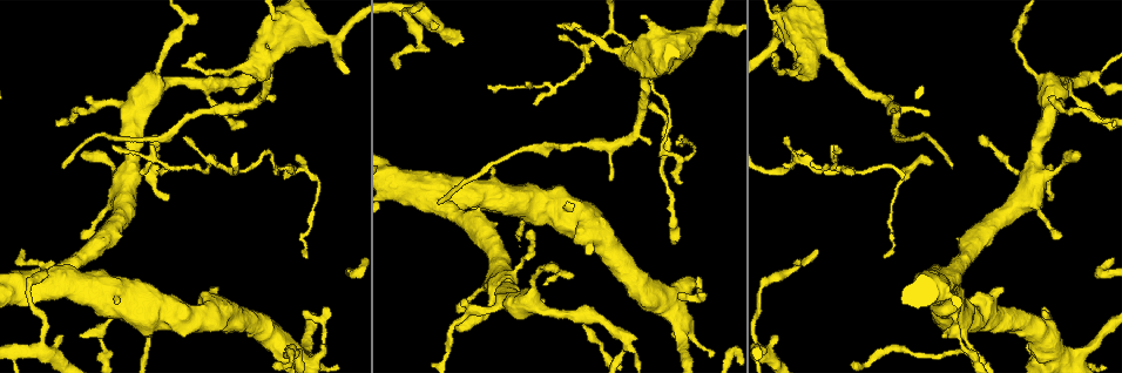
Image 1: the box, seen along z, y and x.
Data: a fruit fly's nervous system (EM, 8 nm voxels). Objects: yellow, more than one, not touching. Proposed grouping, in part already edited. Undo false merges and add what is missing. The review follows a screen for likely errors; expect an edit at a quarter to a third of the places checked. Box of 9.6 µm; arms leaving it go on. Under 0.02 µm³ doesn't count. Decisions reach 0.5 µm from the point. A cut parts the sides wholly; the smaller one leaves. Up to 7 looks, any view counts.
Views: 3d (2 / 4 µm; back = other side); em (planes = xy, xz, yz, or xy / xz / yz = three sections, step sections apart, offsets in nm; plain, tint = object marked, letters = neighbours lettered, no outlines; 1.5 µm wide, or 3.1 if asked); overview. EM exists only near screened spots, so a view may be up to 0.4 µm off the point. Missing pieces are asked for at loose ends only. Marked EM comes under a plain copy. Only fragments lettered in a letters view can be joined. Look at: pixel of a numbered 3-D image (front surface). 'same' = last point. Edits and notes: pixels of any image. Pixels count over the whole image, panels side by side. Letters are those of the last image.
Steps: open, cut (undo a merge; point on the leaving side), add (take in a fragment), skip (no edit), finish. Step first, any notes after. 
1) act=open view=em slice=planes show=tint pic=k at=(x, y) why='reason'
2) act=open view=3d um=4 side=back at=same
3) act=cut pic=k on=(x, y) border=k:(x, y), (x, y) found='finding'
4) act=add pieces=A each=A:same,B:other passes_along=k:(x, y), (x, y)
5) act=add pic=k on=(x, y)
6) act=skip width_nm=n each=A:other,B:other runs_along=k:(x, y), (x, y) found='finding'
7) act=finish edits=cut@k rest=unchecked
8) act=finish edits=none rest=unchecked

act=open view=3d um=2 pic=1 at=(187, 19)

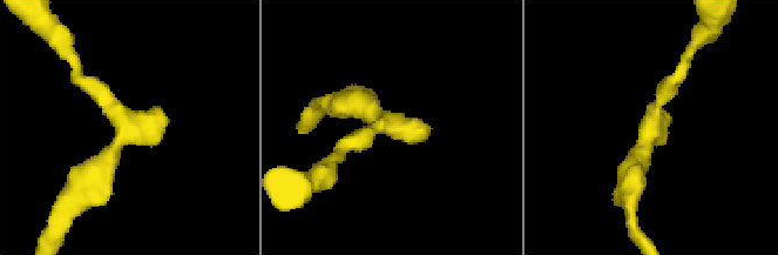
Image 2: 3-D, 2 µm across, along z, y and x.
act=open view=em slice=planes show=letters pic=2 at=(393, 125) why='need the tissue'

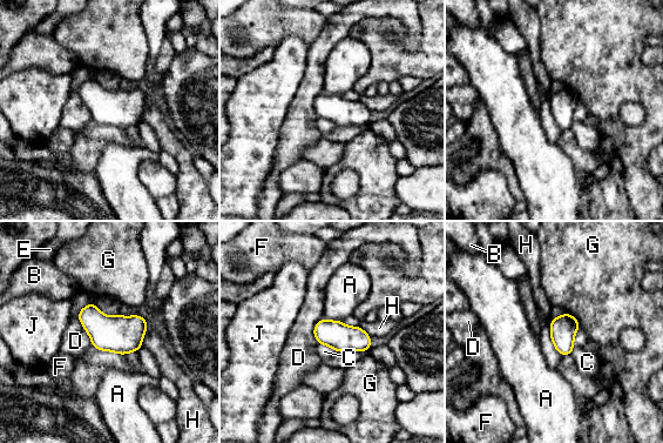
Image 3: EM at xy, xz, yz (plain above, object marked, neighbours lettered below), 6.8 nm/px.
act=skip each=A:other,B:other,C:other,D:other,E:other,F:other,G:other,H:other,J:other border=3:(318, 342), (330, 346), (337, 351) found='one neuron here'

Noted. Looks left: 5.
act=open view=em slice=planes show=letters pic=1 at=(306, 257) why='branch stops here'

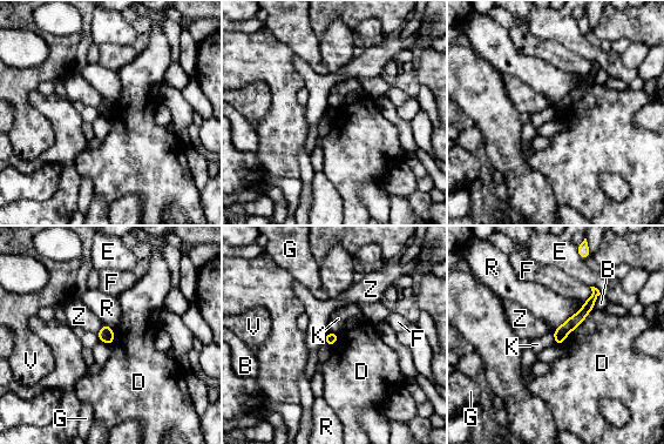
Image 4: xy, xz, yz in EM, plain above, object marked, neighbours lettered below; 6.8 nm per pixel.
act=skip longest_contact=D:340nm each=B:other,D:other,E:other,F:other,G:other,K:other,R:other,V:other,Z:other found='none of them fits'

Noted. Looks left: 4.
act=open view=3d um=4 pic=1 at=(64, 167) why='end of a long branch'

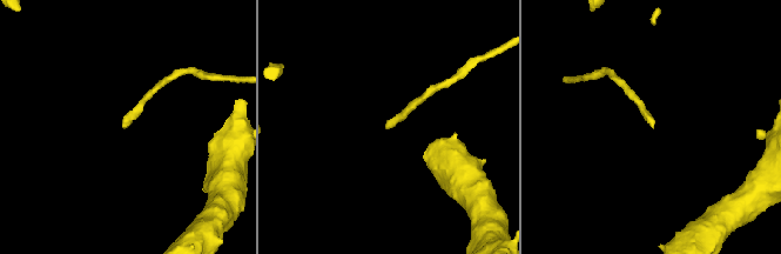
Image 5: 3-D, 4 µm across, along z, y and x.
act=open view=em slice=planes show=letters pic=5 at=(123, 125) why='shape alone is not enough'

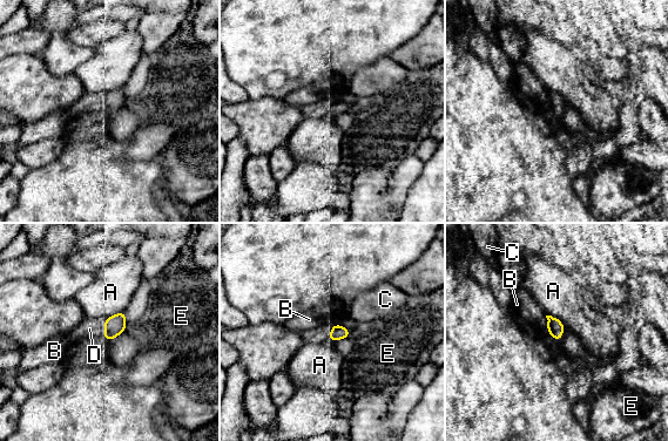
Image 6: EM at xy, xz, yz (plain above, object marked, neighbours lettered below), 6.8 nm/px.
act=add pic=6 on=(89, 328) each=A:other,B:other,C:other,D:same,E:other found='it goes on there'

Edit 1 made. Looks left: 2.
act=finish edits=add@6 rest=unchecked

